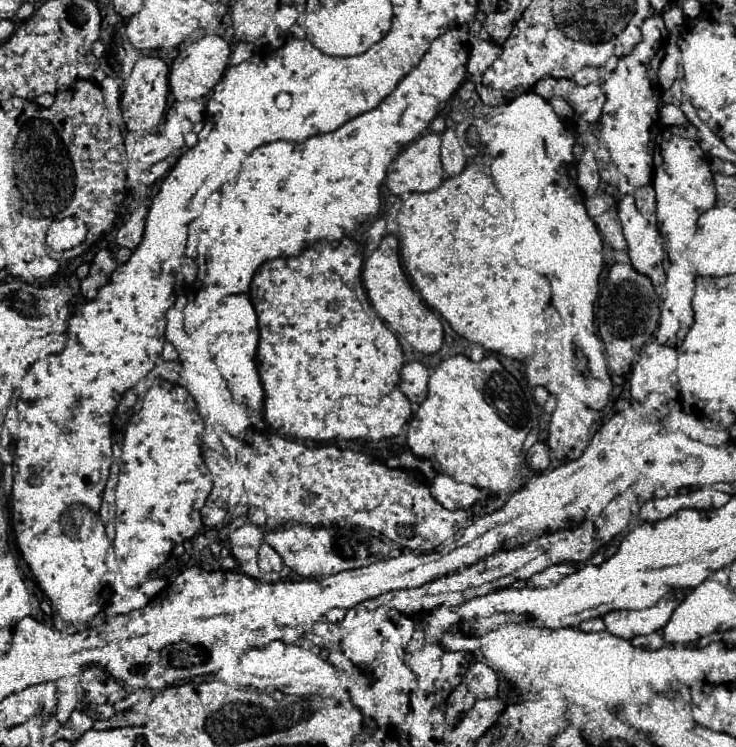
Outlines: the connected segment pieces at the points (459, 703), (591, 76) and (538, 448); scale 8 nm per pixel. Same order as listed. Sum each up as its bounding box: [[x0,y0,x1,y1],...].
[[447,683,475,725],[573,67,599,85],[527,443,551,471]]

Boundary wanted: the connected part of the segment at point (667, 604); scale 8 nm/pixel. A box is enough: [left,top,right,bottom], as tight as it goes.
[605,589,691,641]

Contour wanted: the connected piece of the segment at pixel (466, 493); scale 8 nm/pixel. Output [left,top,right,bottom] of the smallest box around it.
[433,473,481,509]

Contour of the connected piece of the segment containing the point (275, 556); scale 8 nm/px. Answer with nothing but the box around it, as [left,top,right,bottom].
[259,543,283,571]

